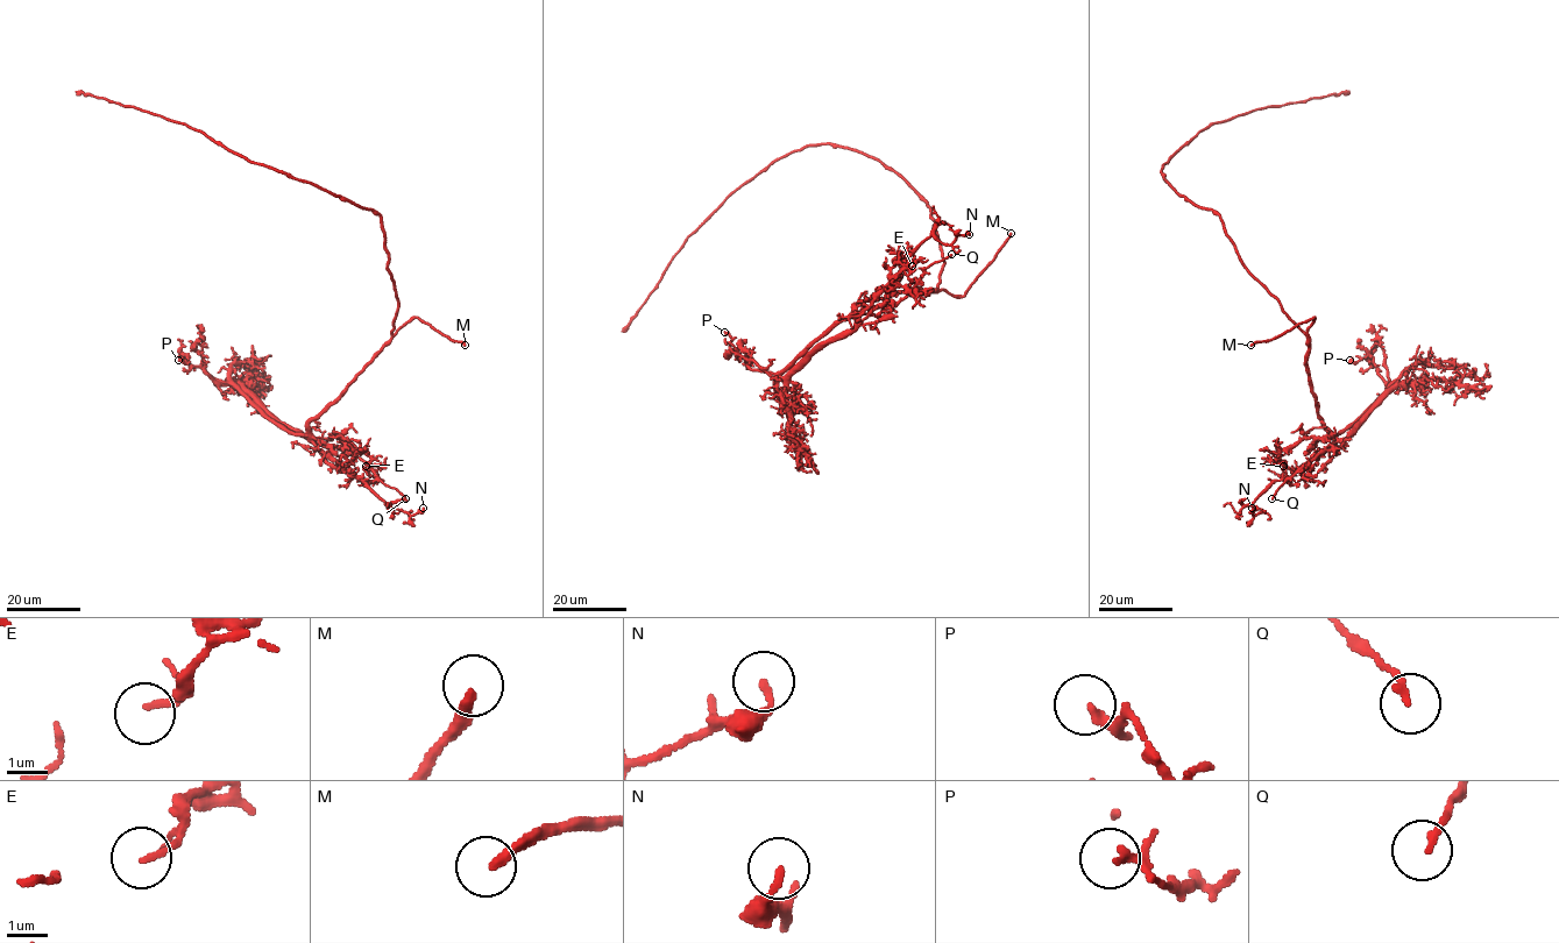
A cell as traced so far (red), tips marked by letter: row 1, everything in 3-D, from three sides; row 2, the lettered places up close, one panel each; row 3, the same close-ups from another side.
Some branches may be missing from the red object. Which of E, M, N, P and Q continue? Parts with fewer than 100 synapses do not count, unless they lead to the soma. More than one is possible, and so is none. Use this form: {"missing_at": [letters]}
{"missing_at": ["M"]}

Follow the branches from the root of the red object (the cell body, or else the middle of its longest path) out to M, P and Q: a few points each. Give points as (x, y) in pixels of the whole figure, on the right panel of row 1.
M: (1234, 246), (1242, 266), (1306, 335), (1313, 318), (1275, 338), (1251, 345)
P: (1234, 246), (1242, 266), (1305, 335), (1310, 390), (1319, 418), (1332, 434), (1395, 384), (1368, 359), (1350, 360)
Q: (1234, 246), (1242, 266), (1305, 335), (1306, 373), (1318, 417), (1341, 442), (1299, 468), (1271, 498)

